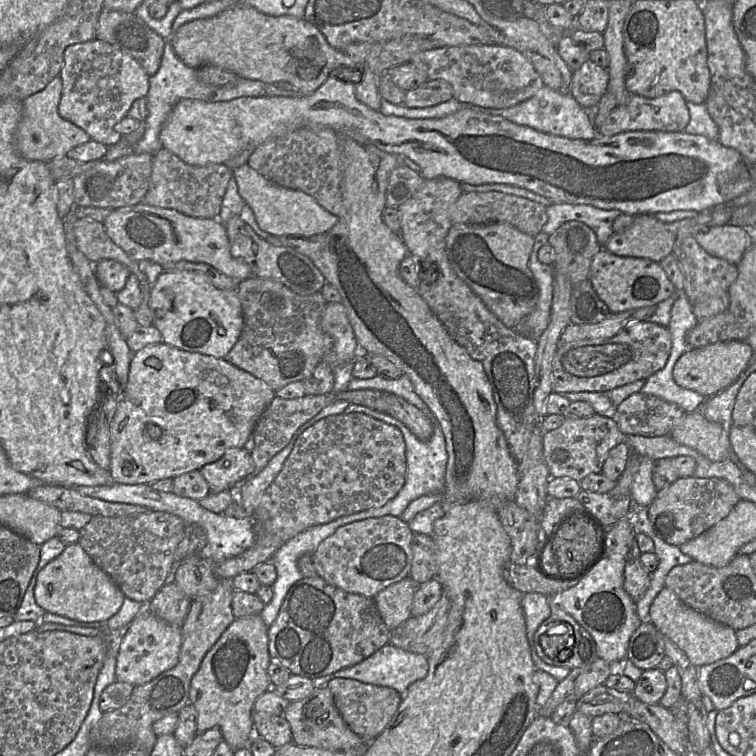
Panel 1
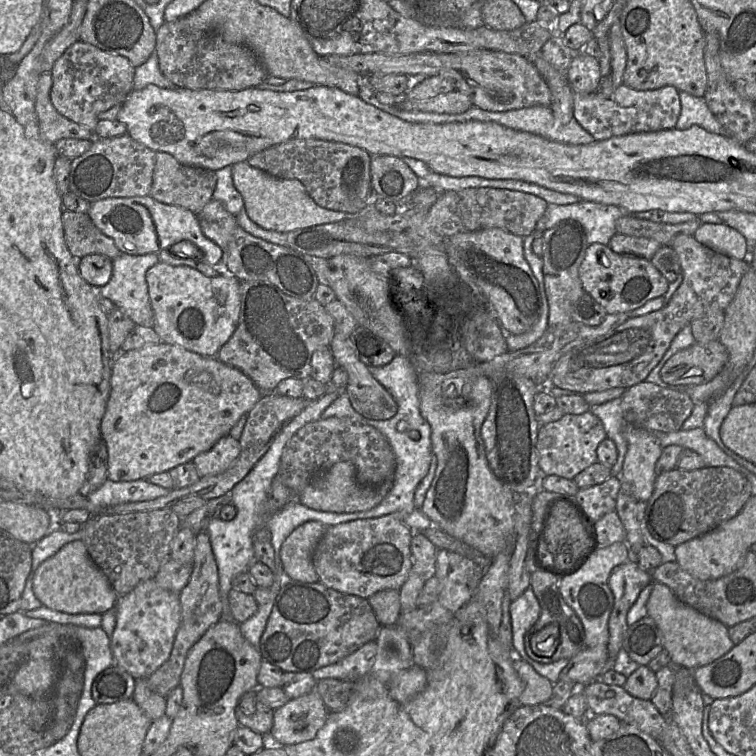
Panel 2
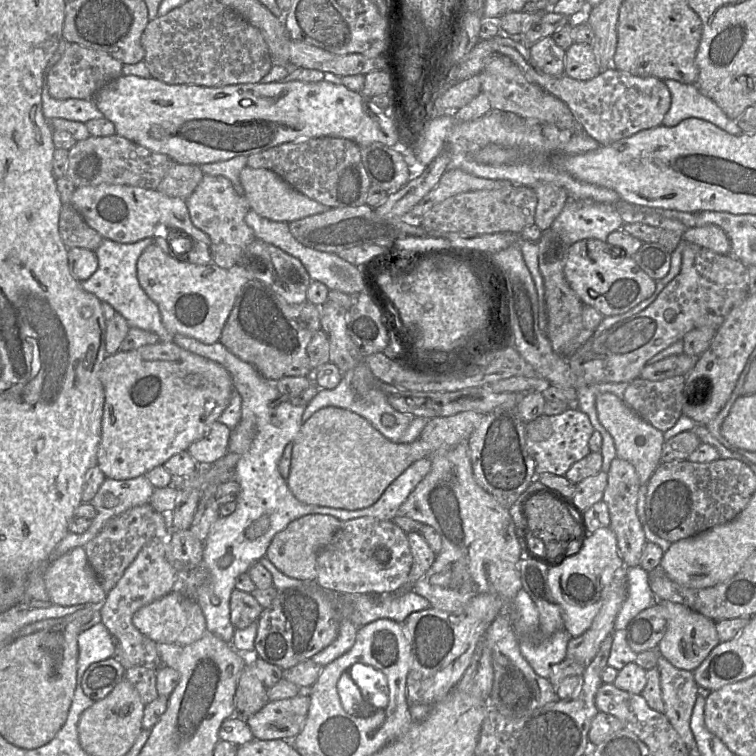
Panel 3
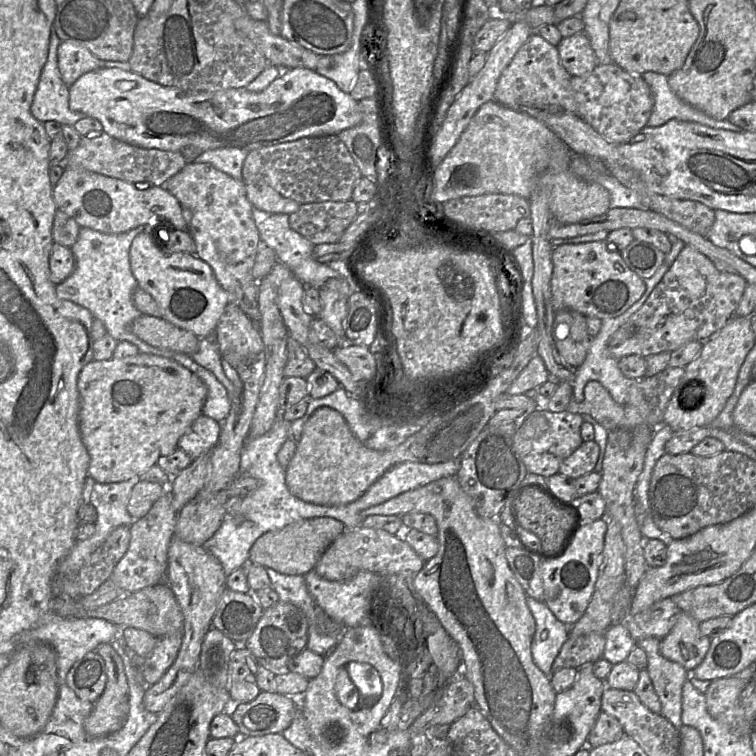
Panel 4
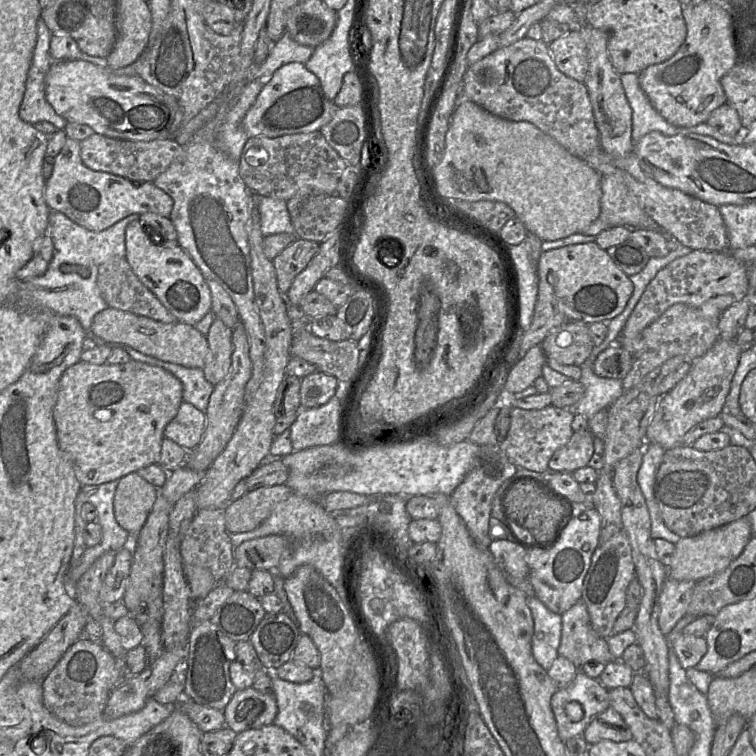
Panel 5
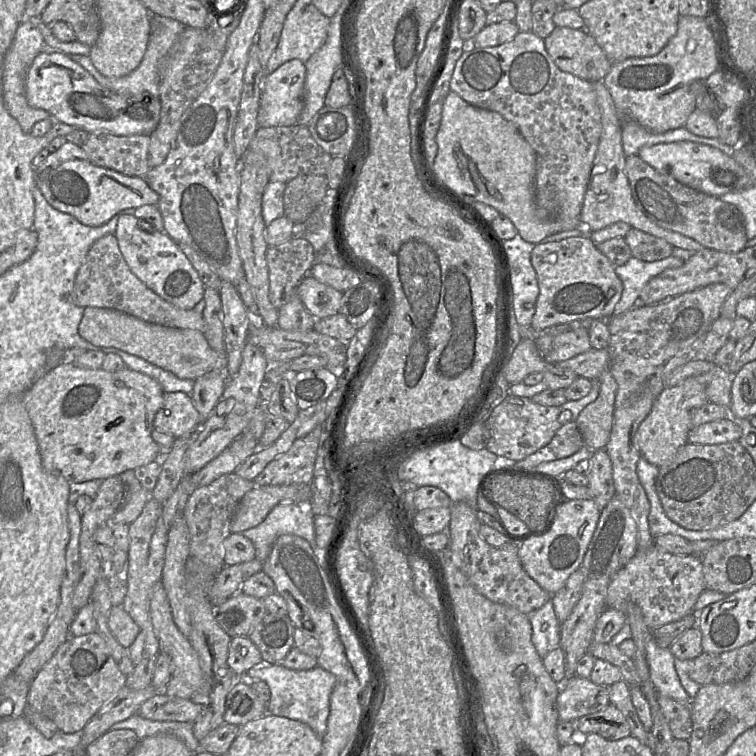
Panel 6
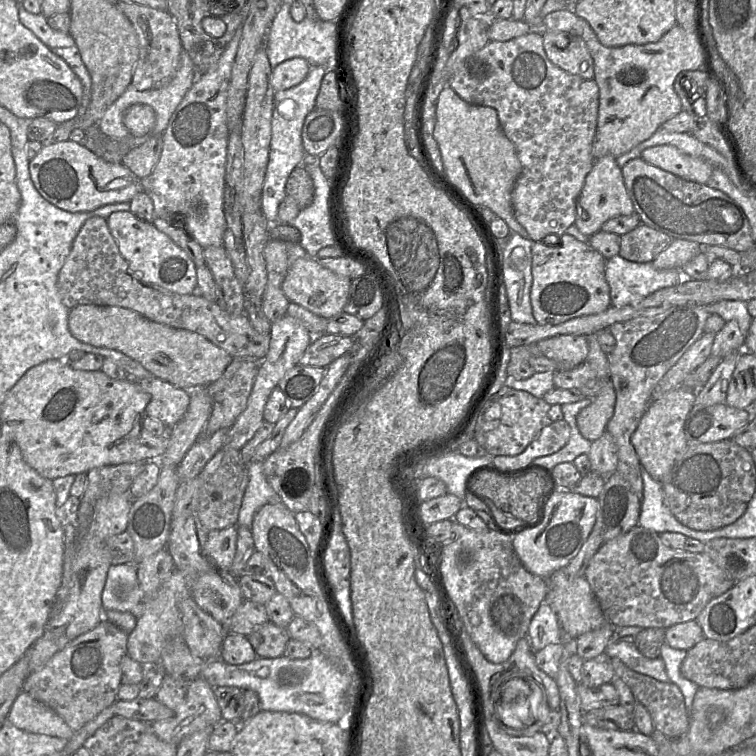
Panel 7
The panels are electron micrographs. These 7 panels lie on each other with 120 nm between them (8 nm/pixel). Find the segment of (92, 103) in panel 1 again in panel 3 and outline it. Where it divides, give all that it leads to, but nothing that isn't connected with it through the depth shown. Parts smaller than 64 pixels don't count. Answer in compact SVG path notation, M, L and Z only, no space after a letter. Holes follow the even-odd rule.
M68 43L61 59L46 75L49 94L55 99L92 100L94 95L107 83L123 75L123 63L107 53Z

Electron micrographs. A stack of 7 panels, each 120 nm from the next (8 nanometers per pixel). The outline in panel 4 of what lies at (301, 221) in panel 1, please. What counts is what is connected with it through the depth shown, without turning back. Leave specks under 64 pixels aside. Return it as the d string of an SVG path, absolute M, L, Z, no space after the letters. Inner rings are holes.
M246 183L246 196L251 204L263 211L275 214L292 214L301 206L300 203L285 198L269 185Z

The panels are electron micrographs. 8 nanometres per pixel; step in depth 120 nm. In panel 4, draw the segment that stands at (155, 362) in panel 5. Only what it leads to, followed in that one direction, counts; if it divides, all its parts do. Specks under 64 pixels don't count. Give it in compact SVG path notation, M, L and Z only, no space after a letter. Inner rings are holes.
M174 353L171 359L198 376L207 387L207 397L203 406L204 415L217 422L222 422L228 416L231 403L225 386L215 377L215 375L195 362L191 355Z

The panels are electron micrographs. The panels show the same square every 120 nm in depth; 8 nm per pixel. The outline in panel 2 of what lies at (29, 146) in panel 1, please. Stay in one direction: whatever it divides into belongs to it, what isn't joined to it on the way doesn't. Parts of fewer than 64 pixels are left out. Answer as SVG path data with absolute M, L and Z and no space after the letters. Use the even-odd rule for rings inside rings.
M46 72L41 74L37 87L35 109L43 138L52 144L63 138L93 140L92 131L67 119L55 109L50 98L52 82L51 73Z

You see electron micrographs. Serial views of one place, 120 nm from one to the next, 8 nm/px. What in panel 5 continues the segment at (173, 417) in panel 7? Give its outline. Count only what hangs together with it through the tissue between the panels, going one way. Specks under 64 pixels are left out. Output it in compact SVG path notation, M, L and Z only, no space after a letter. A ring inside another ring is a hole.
M183 401L175 418L165 427L164 437L191 452L201 442L205 427L205 413Z

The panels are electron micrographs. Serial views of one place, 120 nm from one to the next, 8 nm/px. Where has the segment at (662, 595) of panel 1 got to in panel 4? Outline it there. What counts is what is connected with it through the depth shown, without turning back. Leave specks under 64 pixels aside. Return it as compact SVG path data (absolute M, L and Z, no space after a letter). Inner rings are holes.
M681 612L673 629L661 639L660 652L691 672L702 663L710 644L711 638L700 631L700 622Z

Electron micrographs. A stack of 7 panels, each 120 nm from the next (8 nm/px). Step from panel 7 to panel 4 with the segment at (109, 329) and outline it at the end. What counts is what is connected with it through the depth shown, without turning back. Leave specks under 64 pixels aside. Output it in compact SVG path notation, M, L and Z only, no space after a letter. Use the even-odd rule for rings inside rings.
M142 315L131 325L132 333L148 345L192 355L198 350L200 338L159 317Z

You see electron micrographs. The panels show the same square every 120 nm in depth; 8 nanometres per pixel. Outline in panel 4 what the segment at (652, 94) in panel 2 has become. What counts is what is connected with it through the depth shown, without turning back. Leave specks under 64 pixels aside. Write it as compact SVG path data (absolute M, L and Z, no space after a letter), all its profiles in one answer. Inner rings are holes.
M614 63L598 65L590 74L570 80L577 115L607 142L620 145L647 126L653 98L641 75L631 74Z

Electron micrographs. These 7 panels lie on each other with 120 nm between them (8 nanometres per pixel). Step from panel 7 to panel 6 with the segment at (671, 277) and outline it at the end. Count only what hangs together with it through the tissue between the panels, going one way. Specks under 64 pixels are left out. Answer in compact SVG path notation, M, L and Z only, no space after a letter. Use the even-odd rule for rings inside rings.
M669 256L655 262L646 262L631 257L624 265L616 266L615 273L623 284L623 291L614 314L621 314L638 303L638 297L646 283L666 269L679 268L683 261Z

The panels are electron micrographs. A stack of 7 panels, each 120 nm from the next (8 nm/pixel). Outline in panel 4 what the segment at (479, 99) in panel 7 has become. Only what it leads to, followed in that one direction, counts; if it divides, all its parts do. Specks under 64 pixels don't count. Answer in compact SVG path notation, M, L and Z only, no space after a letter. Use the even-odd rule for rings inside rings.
M533 32L502 72L494 93L494 101L524 113L527 113L527 109L534 108L577 114L575 95L570 85L571 78L560 62L556 46Z

